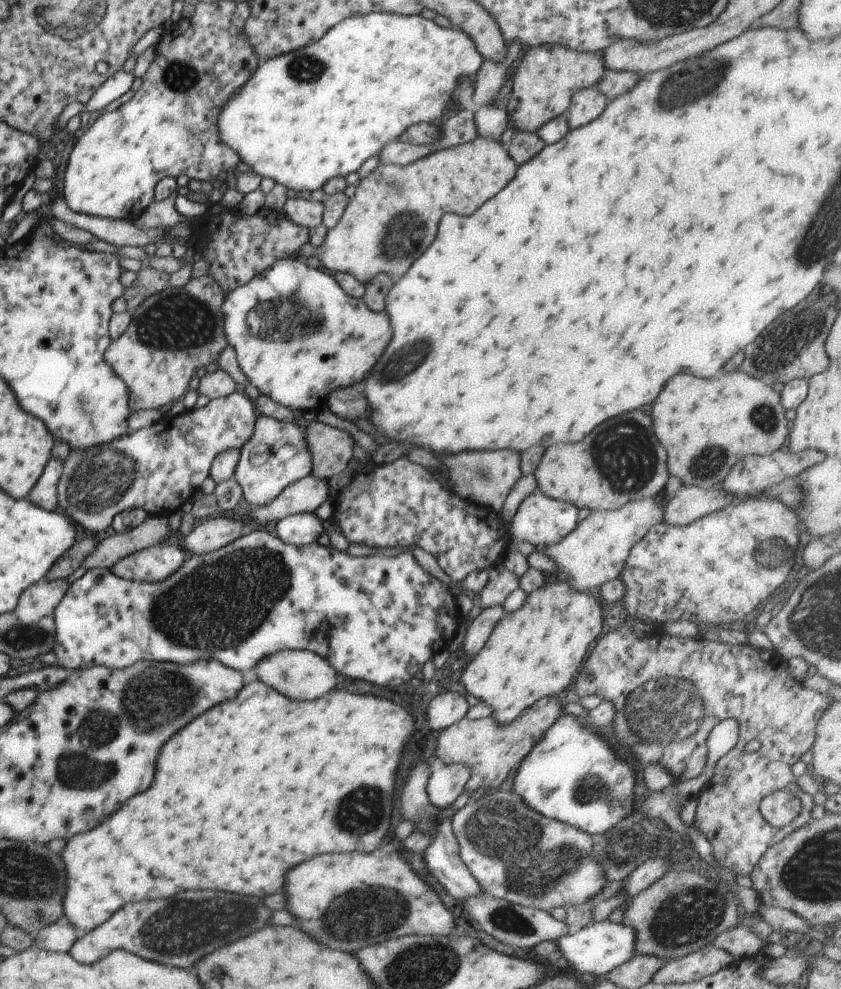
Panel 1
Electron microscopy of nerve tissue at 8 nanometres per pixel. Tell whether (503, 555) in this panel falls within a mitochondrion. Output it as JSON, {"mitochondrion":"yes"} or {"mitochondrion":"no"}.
{"mitochondrion":"no"}

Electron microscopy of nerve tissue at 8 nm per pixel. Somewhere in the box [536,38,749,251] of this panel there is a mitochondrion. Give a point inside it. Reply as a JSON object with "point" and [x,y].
{"point":[688,86]}

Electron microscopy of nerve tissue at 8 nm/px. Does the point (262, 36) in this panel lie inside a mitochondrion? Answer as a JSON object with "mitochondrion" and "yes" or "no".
{"mitochondrion":"no"}

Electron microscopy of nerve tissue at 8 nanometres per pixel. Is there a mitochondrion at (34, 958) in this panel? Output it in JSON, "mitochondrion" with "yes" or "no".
{"mitochondrion":"no"}

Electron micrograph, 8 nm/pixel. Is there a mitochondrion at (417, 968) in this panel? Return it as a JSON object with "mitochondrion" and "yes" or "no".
{"mitochondrion":"yes"}

